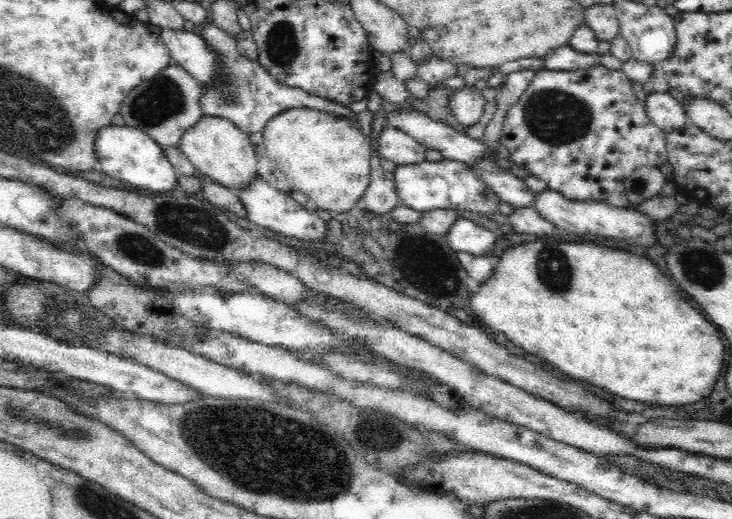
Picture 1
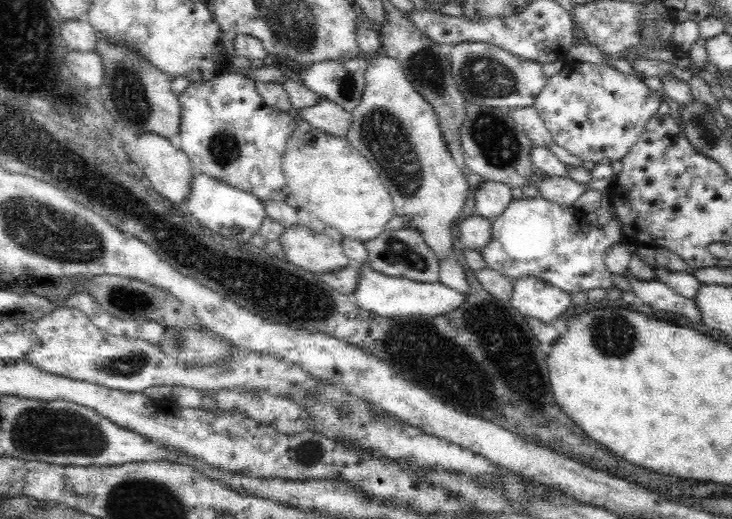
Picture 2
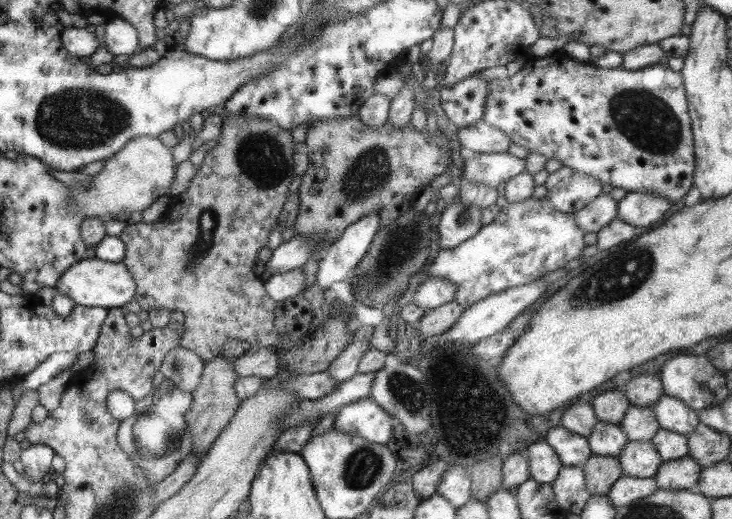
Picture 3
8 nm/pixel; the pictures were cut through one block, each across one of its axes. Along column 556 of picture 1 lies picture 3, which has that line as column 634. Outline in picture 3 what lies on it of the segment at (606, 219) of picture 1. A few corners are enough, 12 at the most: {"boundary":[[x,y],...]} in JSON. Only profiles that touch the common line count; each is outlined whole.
{"boundary":[[629,192],[617,202],[617,220],[635,228],[655,224],[671,202]]}

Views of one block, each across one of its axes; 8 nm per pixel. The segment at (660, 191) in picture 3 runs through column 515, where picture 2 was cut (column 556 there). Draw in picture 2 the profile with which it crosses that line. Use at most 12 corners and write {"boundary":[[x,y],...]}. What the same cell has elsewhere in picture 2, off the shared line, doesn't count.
{"boundary":[[566,60],[534,110],[568,154],[622,160],[660,98],[614,66]]}

